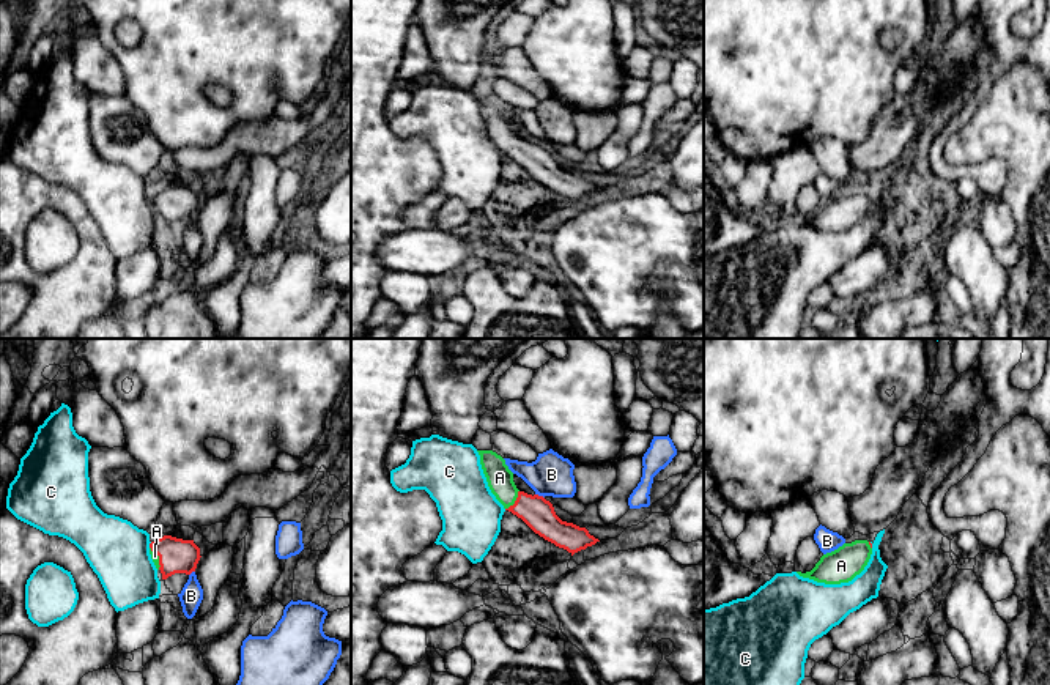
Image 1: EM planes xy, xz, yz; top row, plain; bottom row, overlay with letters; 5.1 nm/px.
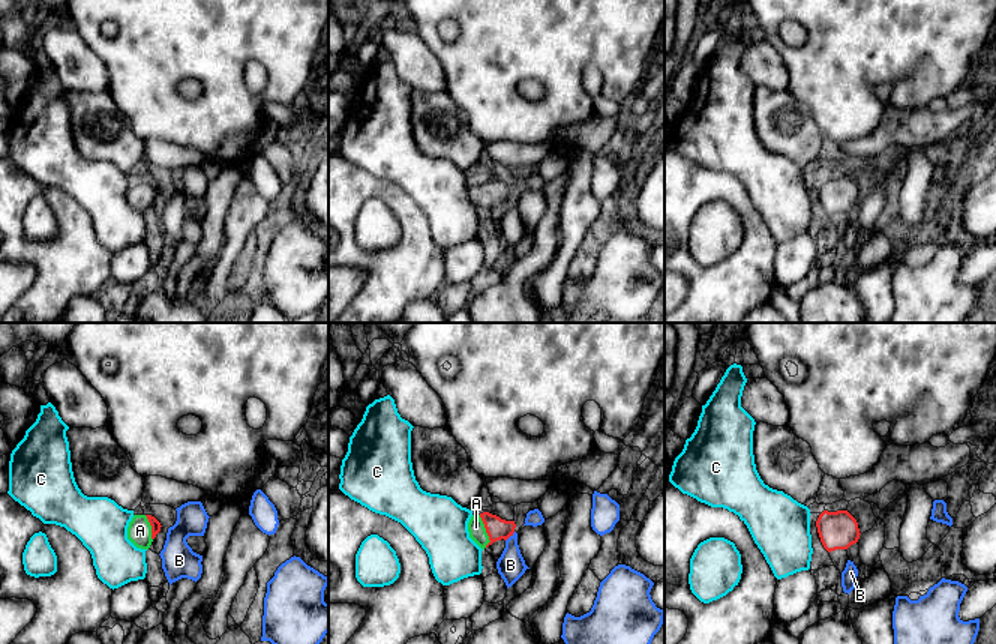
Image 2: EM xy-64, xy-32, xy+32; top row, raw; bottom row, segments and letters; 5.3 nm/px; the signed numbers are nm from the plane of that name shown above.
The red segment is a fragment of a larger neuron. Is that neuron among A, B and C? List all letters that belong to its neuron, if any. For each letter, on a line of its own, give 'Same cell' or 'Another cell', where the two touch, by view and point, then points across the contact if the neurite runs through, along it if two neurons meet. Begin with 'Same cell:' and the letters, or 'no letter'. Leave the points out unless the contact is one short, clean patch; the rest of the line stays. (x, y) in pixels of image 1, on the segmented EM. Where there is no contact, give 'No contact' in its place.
Same cell: A
A: Same cell. Touches red at xz (515, 501). Path across: xz (539, 514), (515, 501), (506, 492), (499, 477)
B: Another cell. Touches red at xz (540, 496). Boundary: xz (536, 493), (543, 498)
C: Another cell. Touches red at xy (150, 545)

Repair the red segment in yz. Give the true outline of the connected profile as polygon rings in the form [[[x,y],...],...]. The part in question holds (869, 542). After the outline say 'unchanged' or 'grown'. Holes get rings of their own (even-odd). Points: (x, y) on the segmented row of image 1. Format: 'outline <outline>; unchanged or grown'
outline [[[855,540],[852,543],[844,543],[831,553],[823,554],[811,572],[797,573],[803,578],[825,584],[849,583],[864,570],[871,554],[871,542]]]; grown

